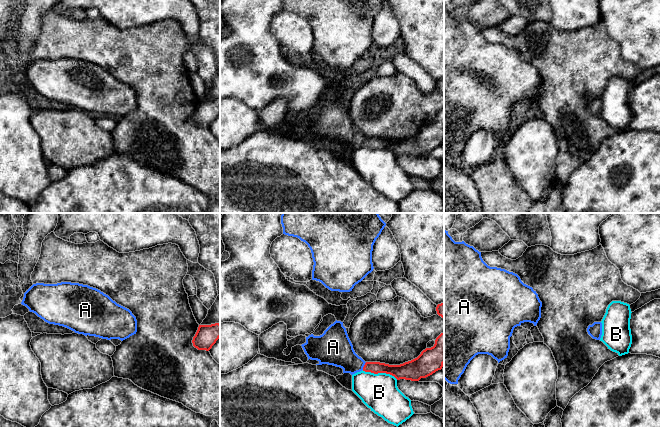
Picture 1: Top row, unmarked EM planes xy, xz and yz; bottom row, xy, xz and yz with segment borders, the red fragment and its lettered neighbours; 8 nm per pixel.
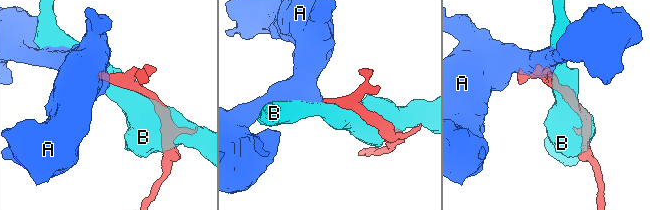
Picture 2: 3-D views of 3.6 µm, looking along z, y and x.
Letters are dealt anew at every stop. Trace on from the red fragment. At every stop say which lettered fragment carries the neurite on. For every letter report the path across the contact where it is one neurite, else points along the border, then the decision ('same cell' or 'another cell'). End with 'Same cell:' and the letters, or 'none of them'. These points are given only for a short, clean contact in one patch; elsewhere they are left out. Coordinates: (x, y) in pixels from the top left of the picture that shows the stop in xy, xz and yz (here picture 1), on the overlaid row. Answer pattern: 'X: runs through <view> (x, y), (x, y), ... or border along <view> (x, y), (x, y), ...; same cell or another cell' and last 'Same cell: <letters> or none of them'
A: runs through xz (374, 367), (364, 366), (351, 363), (338, 351); same cell
B: another cell
Same cell: A

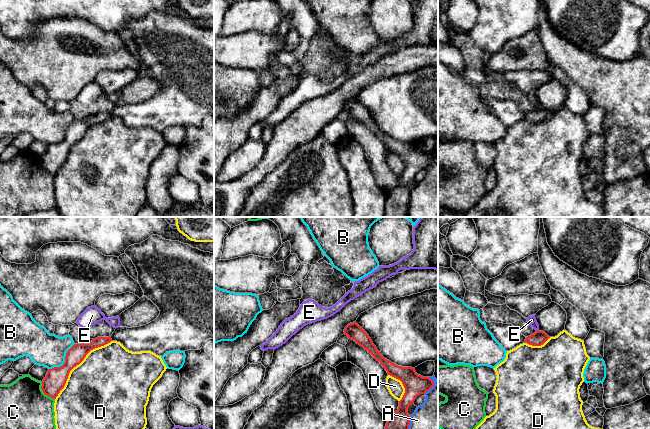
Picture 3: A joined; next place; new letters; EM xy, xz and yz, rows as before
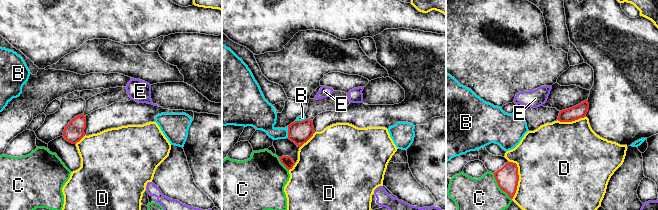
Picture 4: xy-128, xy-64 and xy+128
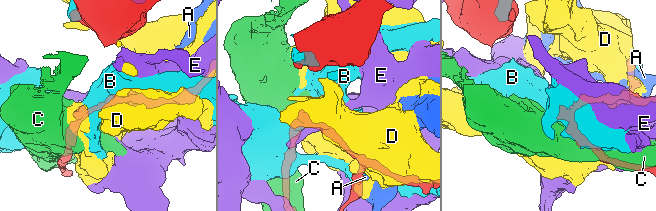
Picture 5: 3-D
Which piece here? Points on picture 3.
A: another cell
B: another cell
C: another cell
D: another cell
E: another cell
Same cell: none of them

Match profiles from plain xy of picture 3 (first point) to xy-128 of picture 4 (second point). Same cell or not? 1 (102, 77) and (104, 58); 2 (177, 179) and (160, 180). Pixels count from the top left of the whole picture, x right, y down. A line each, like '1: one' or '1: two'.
1: two
2: one

